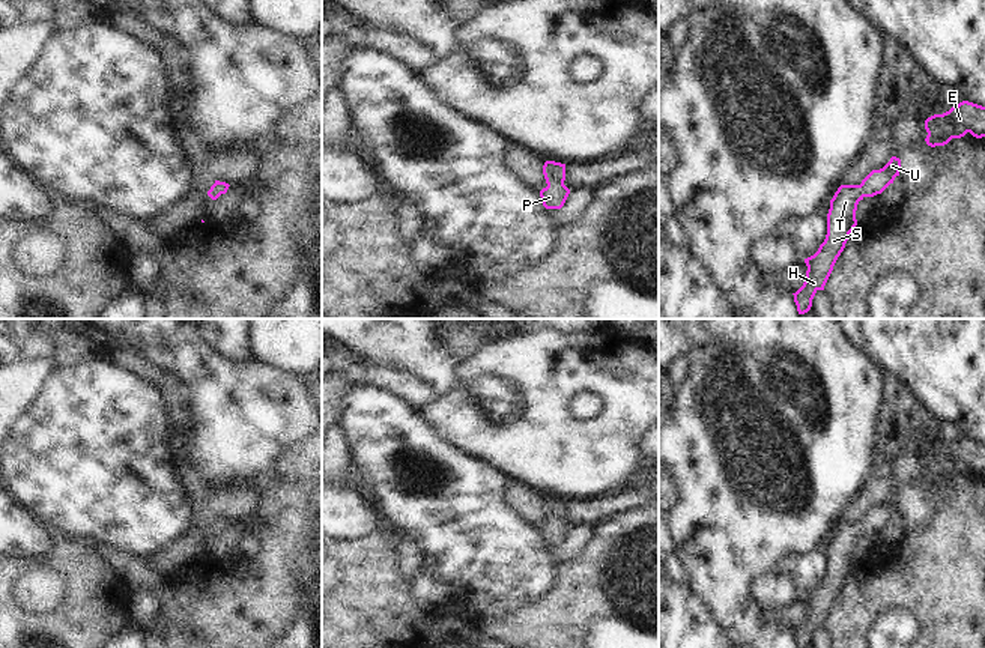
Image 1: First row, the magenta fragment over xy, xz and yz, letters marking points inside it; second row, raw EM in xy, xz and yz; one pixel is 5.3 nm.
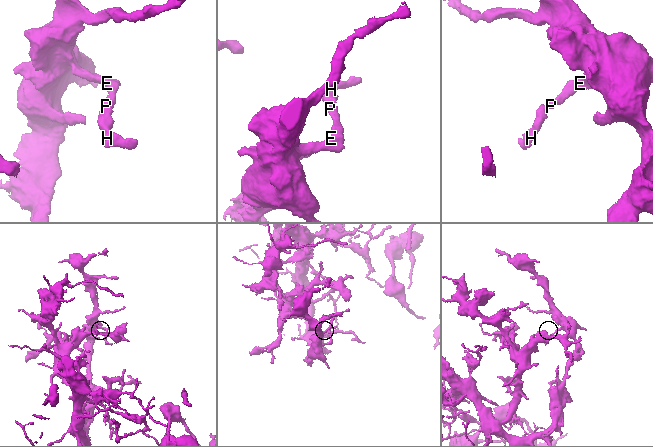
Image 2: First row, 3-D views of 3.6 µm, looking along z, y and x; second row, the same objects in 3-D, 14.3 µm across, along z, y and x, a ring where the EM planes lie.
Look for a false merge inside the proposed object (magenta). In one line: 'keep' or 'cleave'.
keep

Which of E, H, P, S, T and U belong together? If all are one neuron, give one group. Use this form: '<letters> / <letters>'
E H P S T U

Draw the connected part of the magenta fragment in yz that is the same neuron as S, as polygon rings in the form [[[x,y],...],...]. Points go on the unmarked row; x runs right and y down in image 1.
[[[892,493],[880,507],[872,507],[860,522],[841,522],[830,537],[827,571],[818,588],[805,595],[808,603],[803,622],[793,630],[797,648],[809,648],[812,636],[824,622],[857,562],[856,547],[860,537],[881,531],[899,513],[901,496]]]

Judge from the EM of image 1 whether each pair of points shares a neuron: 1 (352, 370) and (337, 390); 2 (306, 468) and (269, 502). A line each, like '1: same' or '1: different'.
1: different
2: different

